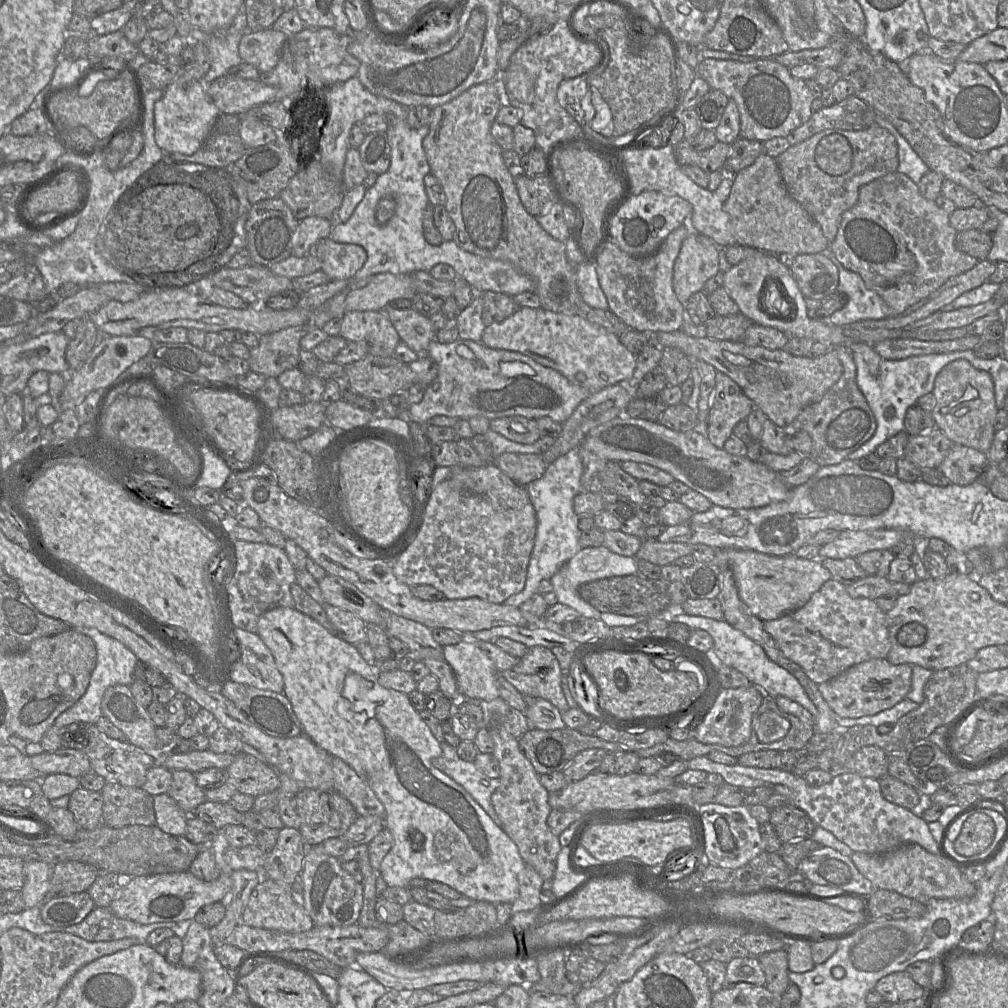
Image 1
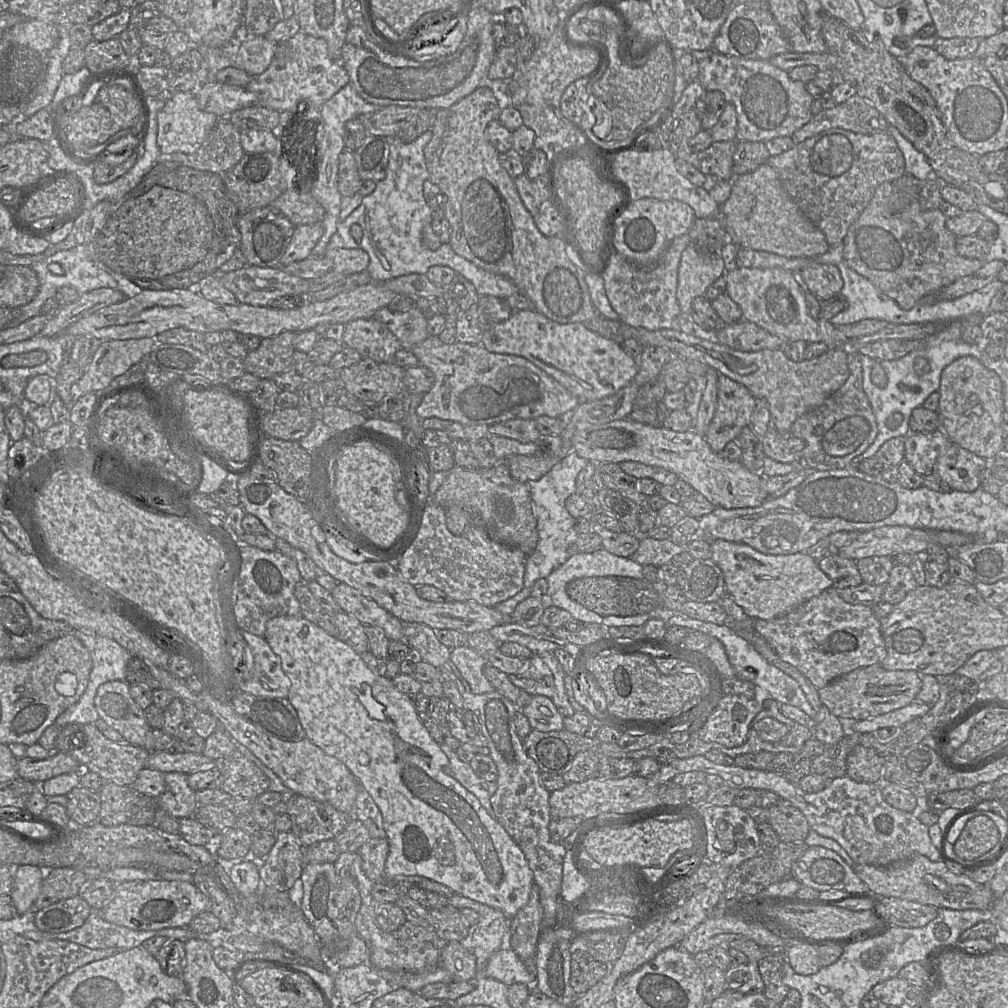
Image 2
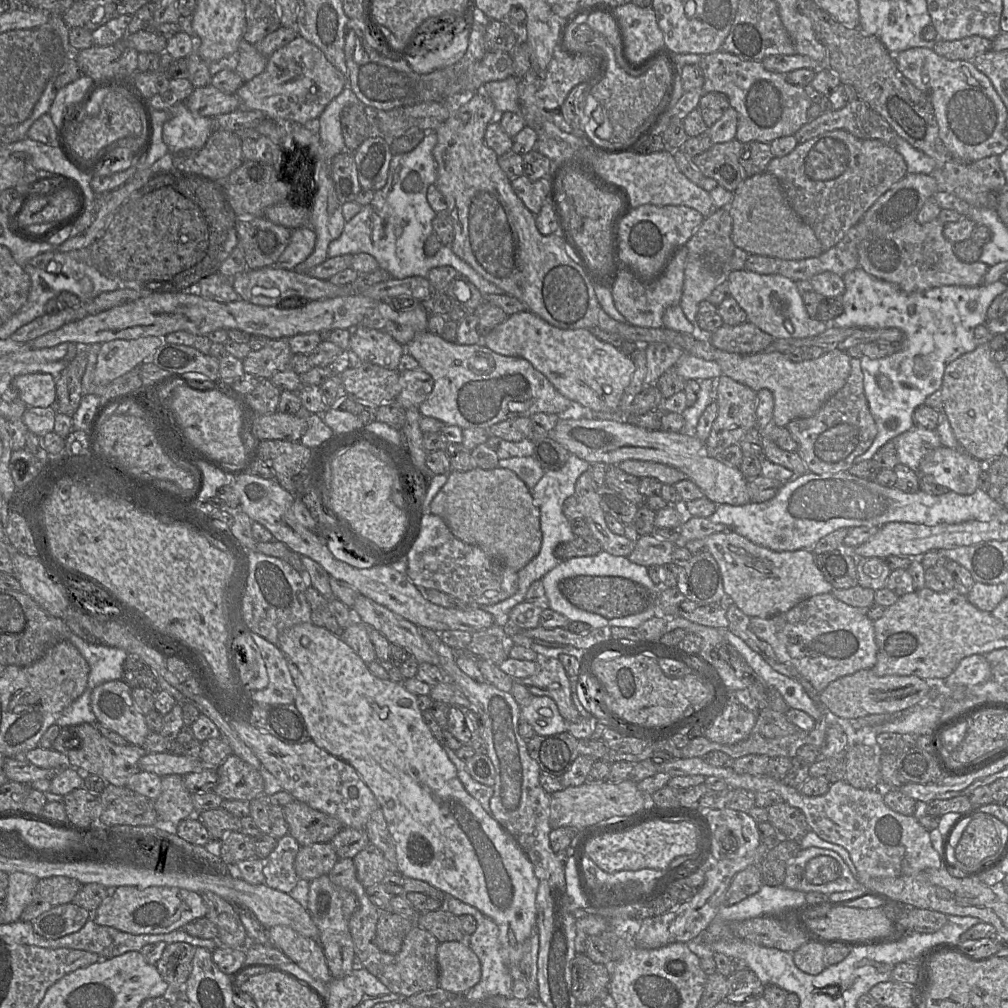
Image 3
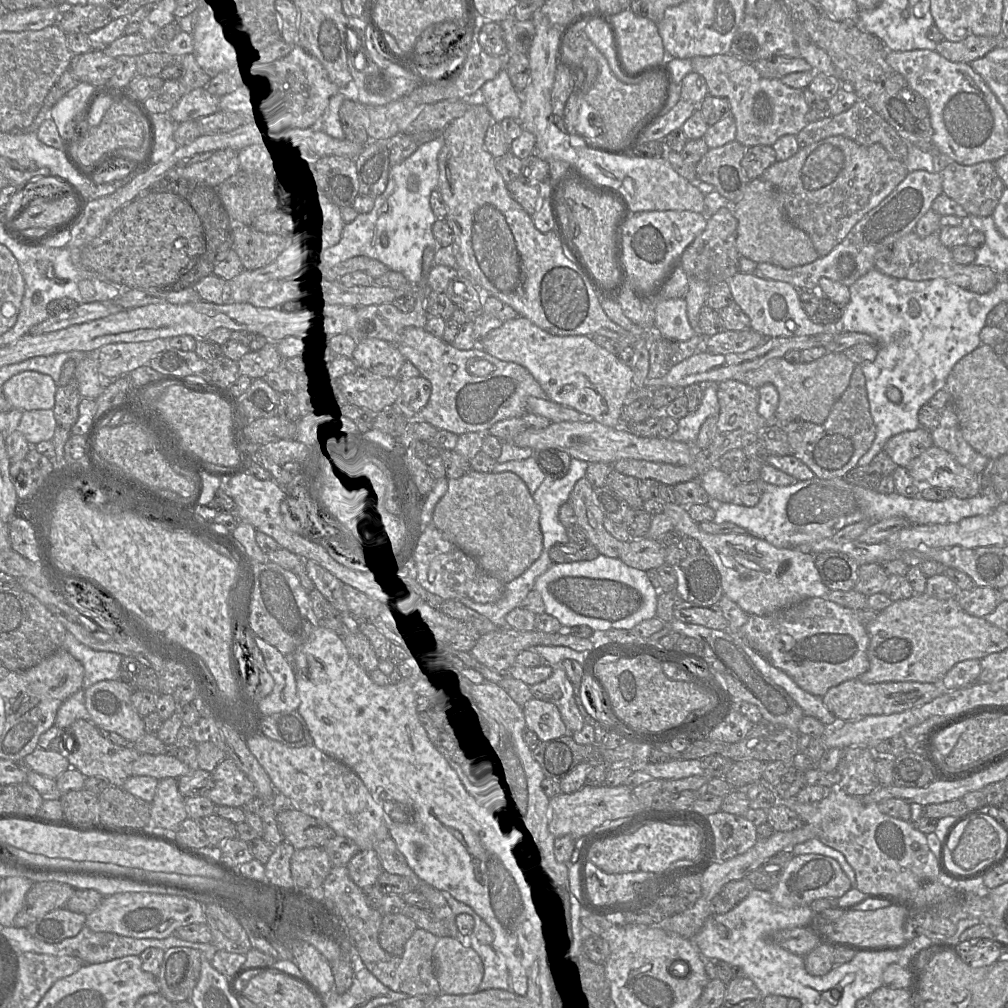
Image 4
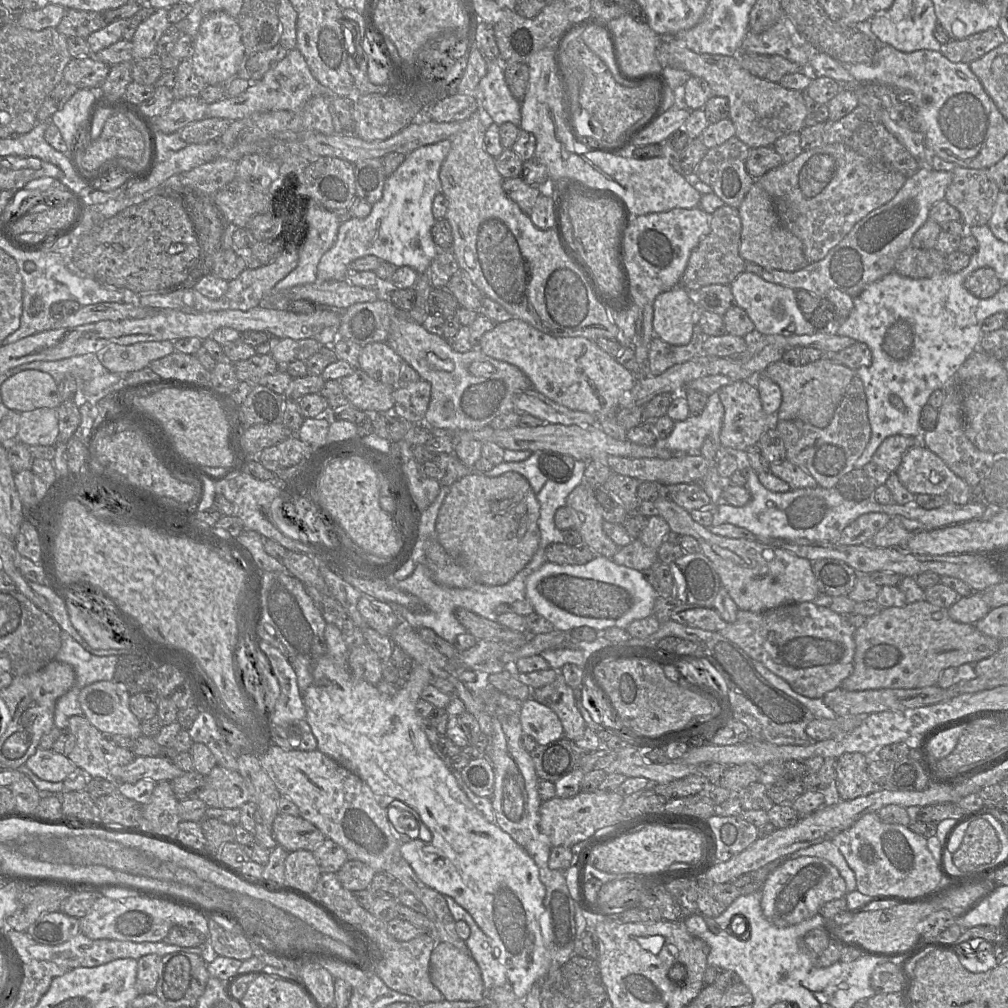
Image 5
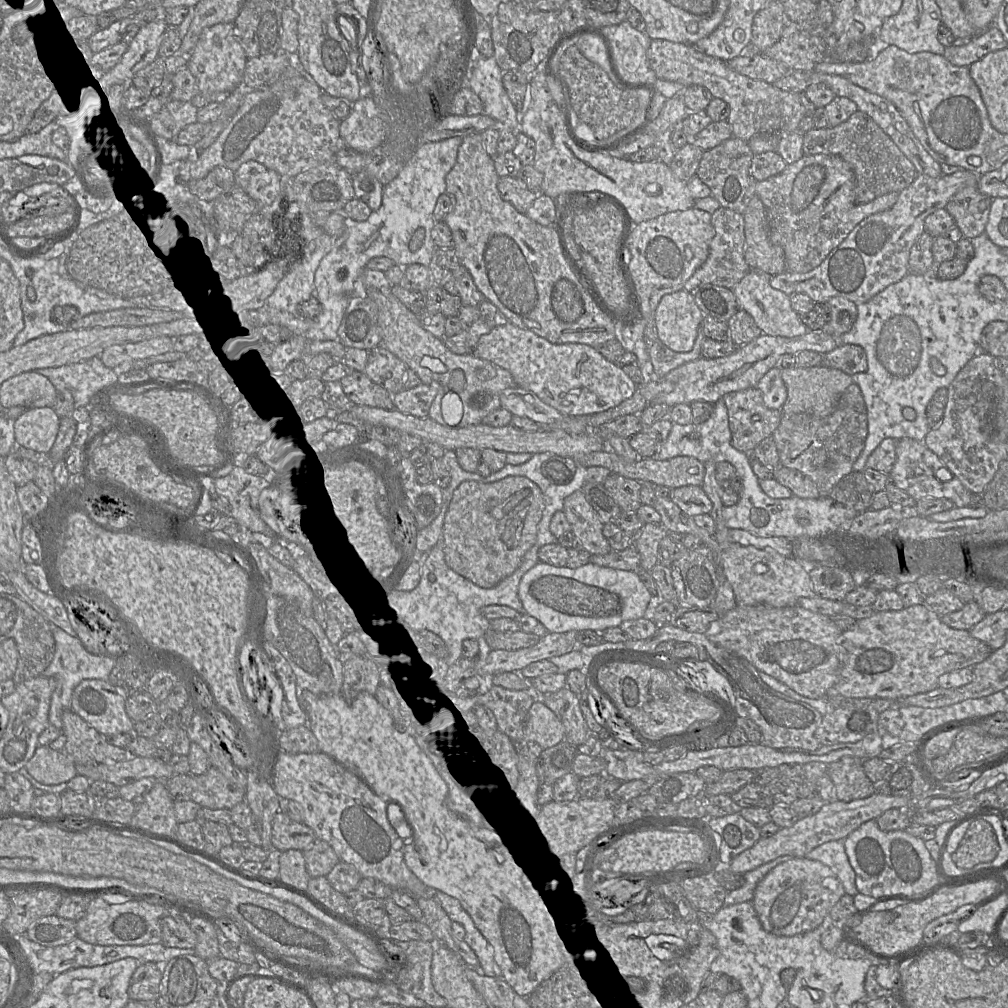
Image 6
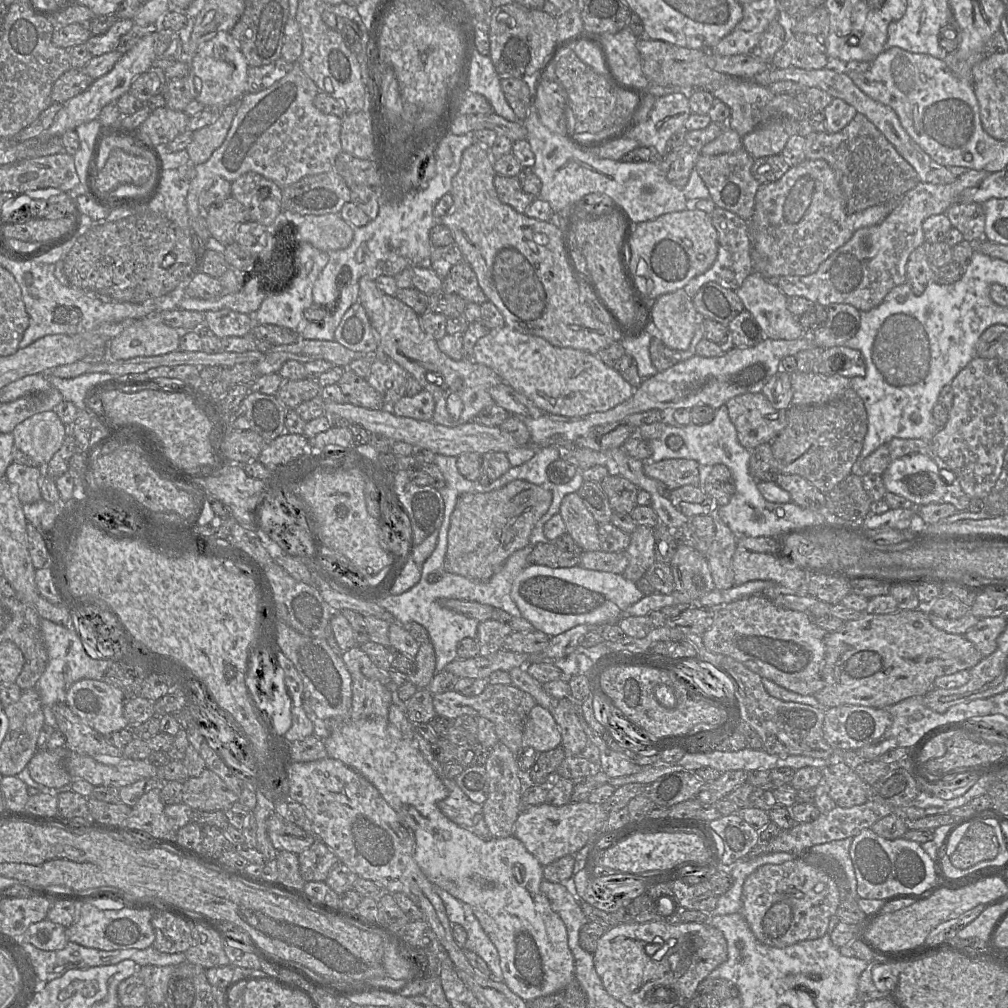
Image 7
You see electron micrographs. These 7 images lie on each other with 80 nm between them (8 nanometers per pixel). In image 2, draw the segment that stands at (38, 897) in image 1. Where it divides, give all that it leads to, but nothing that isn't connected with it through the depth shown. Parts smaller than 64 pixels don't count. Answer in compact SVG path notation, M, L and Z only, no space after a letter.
M21 865L13 868L13 889L10 896L17 915L33 909L44 876L45 870L36 865Z

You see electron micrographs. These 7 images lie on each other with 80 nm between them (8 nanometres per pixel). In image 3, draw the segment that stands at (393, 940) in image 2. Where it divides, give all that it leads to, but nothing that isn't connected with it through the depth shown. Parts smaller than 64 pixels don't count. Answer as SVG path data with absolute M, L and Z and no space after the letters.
M338 859L328 876L334 884L350 890L357 897L358 906L349 920L349 930L359 965L376 976L392 992L400 994L404 998L437 988L439 986L437 963L439 941L437 938L419 925L414 925L404 938L398 953L390 954L380 950L376 945L376 927L380 909L371 902L365 887L359 882L353 859Z

